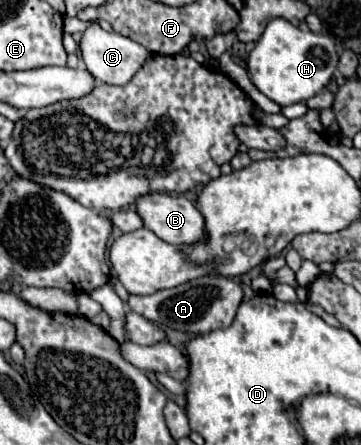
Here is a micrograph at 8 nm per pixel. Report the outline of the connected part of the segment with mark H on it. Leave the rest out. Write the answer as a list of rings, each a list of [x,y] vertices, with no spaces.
[[[276,18],[268,22],[262,38],[248,56],[248,74],[256,88],[280,106],[306,102],[316,96],[332,78],[338,64],[334,40],[324,34],[300,30],[288,20]]]

